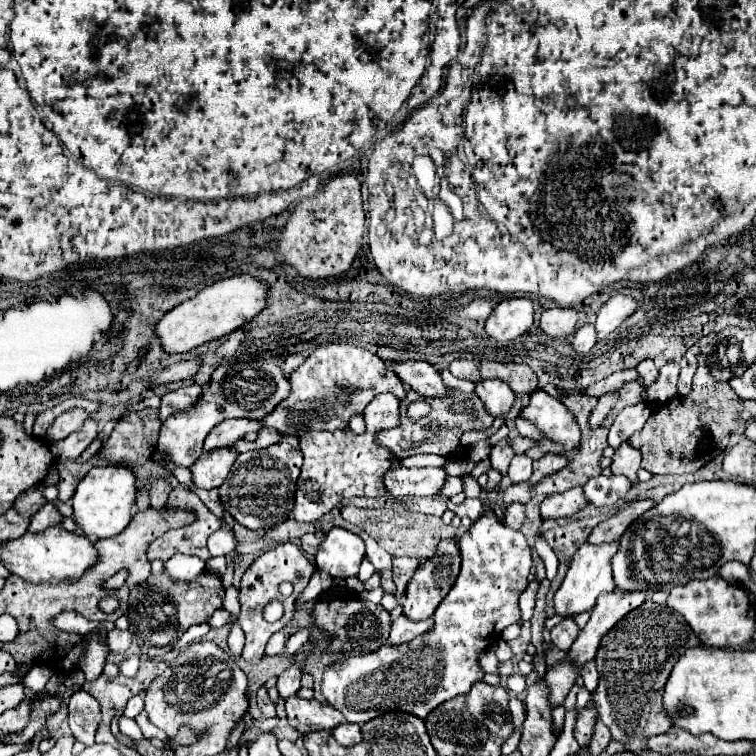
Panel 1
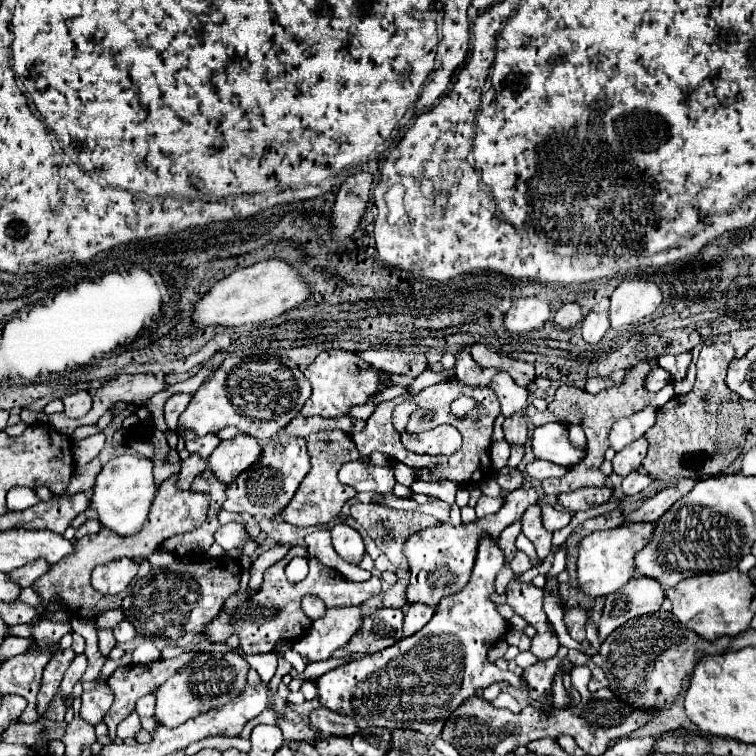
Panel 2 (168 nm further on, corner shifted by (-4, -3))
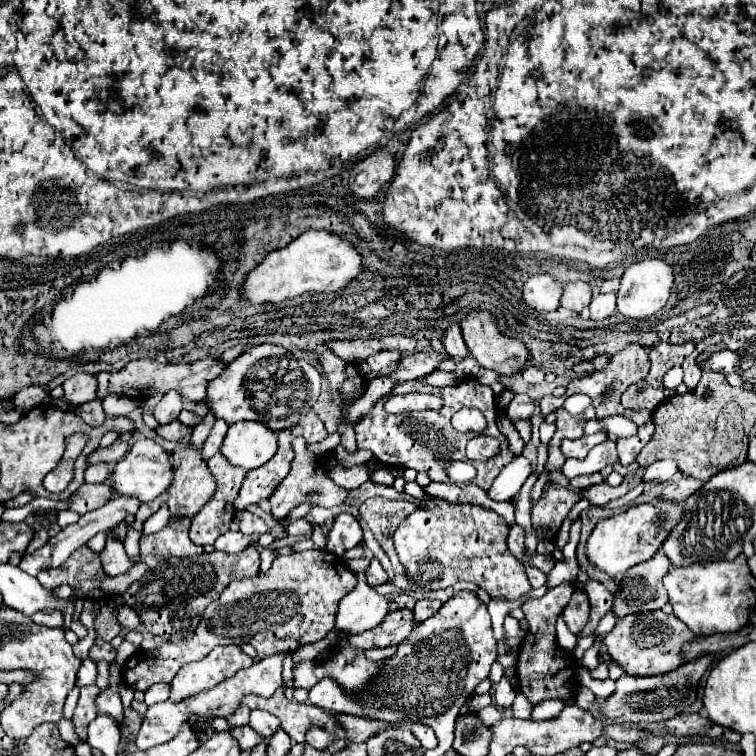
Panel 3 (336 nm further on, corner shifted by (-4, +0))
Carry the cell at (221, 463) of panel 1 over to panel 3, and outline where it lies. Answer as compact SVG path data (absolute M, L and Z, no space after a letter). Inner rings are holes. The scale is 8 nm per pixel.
M236 422L230 426L220 452L234 466L258 468L276 454L276 432L260 422Z

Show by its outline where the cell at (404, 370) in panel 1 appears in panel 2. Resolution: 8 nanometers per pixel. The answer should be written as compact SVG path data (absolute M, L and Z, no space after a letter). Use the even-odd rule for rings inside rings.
M364 351L358 353L366 363L390 373L390 375L406 375L406 377L418 377L428 369L428 361L422 353L398 353L398 351Z

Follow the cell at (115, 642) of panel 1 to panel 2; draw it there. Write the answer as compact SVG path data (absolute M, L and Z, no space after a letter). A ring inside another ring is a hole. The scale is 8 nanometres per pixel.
M122 621L118 627L114 627L114 637L118 643L128 643L136 637L136 631L128 621Z

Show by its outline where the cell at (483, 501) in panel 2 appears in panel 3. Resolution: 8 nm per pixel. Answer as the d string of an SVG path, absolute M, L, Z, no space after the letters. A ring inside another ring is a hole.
M516 456L508 466L502 468L502 472L492 482L488 496L496 502L512 500L512 496L522 488L526 478L532 474L532 466L524 456Z

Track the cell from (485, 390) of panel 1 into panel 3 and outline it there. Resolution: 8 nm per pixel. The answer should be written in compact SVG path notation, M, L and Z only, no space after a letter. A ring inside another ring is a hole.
M450 324L444 332L442 332L442 338L440 342L444 344L446 352L450 352L452 358L466 358L470 356L464 340L462 340L462 332L460 332L460 326L458 324Z

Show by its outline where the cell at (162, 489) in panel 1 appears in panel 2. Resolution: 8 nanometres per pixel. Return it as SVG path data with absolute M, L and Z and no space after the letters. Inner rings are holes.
M190 455L186 461L182 461L182 467L180 467L180 471L178 471L178 481L176 481L176 487L178 489L182 489L182 491L186 491L186 489L190 489L190 483L192 483L192 479L198 475L198 473L202 473L206 469L206 461L200 461L198 459L198 455Z

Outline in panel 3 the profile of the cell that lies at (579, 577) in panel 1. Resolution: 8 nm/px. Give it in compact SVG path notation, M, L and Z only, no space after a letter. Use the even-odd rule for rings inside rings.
M654 498L654 502L630 506L628 510L618 512L596 524L594 532L588 538L588 546L586 546L588 558L594 566L598 566L600 570L618 578L634 564L650 560L662 546L662 540L668 538L668 534L674 530L674 526L678 526L678 522L682 518L684 518L682 502Z

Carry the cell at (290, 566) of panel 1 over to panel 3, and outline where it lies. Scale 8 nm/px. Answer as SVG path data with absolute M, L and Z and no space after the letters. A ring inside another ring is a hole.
M306 550L306 552L296 552L290 556L278 556L268 572L230 582L230 586L220 594L220 598L214 600L204 610L200 624L192 636L176 644L164 642L152 650L138 650L122 668L124 682L132 686L134 690L148 690L154 682L170 682L172 676L178 672L178 668L182 668L188 662L202 660L204 656L208 656L212 648L226 646L226 644L236 644L236 646L252 644L258 650L258 658L266 658L268 654L284 652L284 650L294 652L302 644L320 640L322 636L326 636L326 632L334 628L332 618L334 618L336 606L342 600L342 596L354 590L354 586L356 586L354 572L350 572L350 568L340 556L334 556L328 550Z

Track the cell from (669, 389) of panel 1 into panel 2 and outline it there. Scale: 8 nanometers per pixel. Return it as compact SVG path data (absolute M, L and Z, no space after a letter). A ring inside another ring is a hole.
M690 353L680 355L662 355L662 367L672 375L672 381L682 381L686 377L686 369L692 361Z

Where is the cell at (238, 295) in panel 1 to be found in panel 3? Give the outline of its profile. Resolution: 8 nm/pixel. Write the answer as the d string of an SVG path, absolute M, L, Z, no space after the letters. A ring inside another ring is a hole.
M308 230L292 240L286 248L270 252L270 256L266 256L266 260L248 274L242 286L242 296L252 304L276 304L306 292L336 292L362 272L362 254L350 240L326 230Z

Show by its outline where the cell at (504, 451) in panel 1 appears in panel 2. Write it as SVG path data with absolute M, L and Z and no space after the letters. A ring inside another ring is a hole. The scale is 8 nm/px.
M518 411L512 417L508 417L502 425L504 429L504 439L510 445L524 445L526 443L526 433L528 433L528 421L524 419L524 413Z

